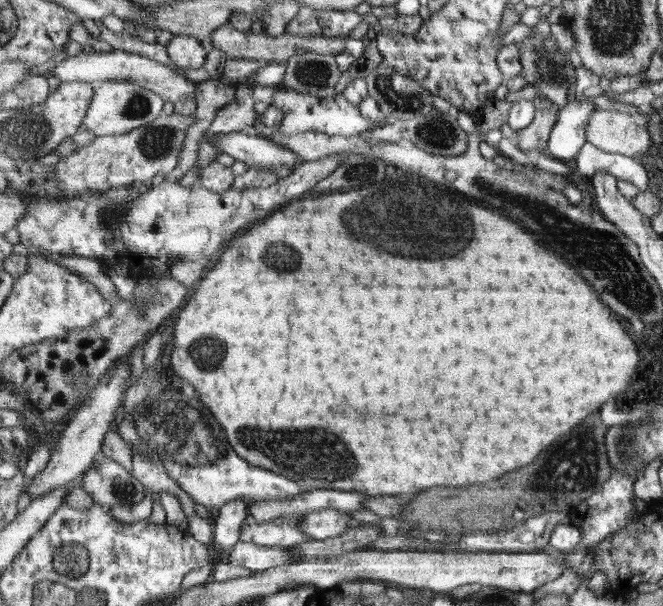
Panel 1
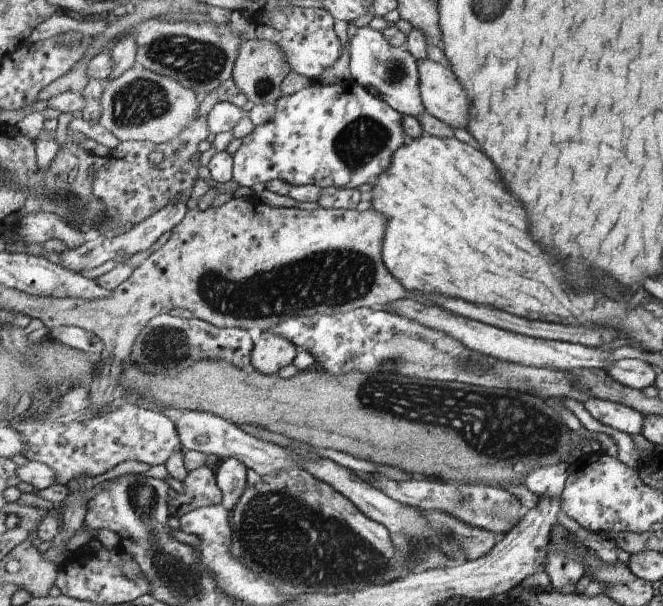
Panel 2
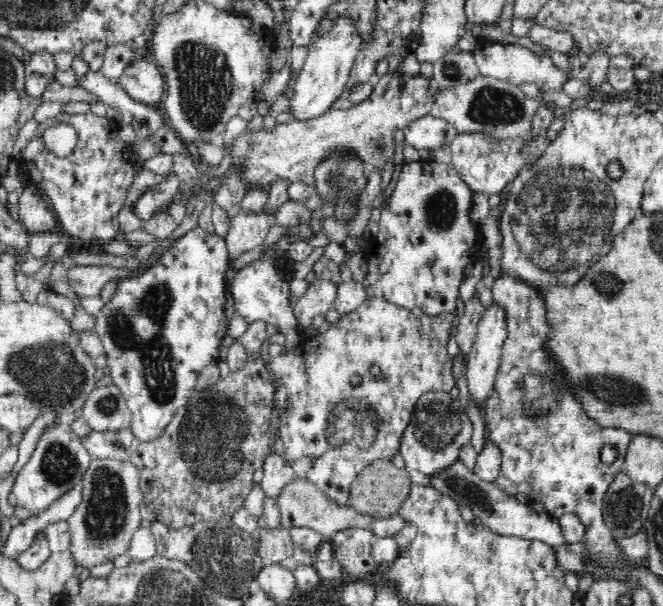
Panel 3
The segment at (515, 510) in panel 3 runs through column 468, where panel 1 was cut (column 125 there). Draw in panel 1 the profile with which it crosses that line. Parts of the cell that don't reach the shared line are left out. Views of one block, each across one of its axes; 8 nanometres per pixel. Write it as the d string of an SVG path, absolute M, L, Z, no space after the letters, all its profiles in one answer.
M100 456L83 477L83 488L103 506L139 505L145 500L145 486L117 462Z

